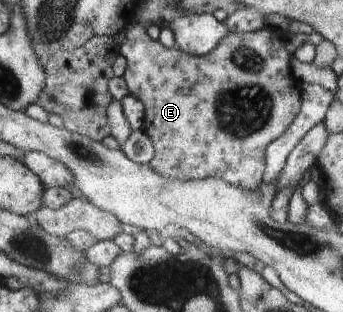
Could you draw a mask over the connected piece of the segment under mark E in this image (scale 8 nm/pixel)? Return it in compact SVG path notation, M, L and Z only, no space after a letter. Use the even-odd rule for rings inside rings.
M132 23L125 28L124 40L119 46L127 60L123 77L130 95L144 104L141 128L152 140L155 150L149 165L160 176L183 181L220 177L237 187L258 188L265 173L266 146L292 124L302 104L300 84L289 65L292 54L284 48L287 34L270 27L247 33L230 31L212 52L199 57L177 47L166 48L148 36L142 23Z

